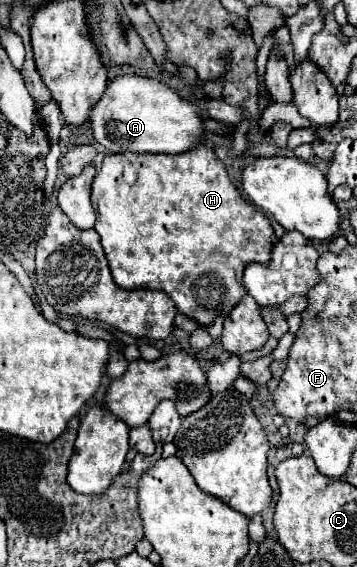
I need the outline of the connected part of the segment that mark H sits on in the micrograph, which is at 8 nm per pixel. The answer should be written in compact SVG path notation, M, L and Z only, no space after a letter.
M197 145L193 149L189 149L187 153L179 153L179 155L133 155L133 153L109 153L103 163L99 173L93 179L93 193L91 193L91 203L93 209L97 213L97 221L95 221L95 231L101 237L101 245L103 251L107 255L109 267L111 267L111 275L115 279L115 283L121 289L139 289L139 287L147 287L147 289L161 289L165 291L173 303L177 305L177 309L187 315L189 319L193 319L195 323L207 327L213 323L213 319L219 313L229 313L239 301L241 297L247 293L243 287L243 269L247 263L267 263L271 257L271 237L273 237L273 227L269 225L269 219L259 213L259 209L251 203L247 203L237 187L231 183L227 169L223 165L223 161L217 159L215 151L207 145Z

